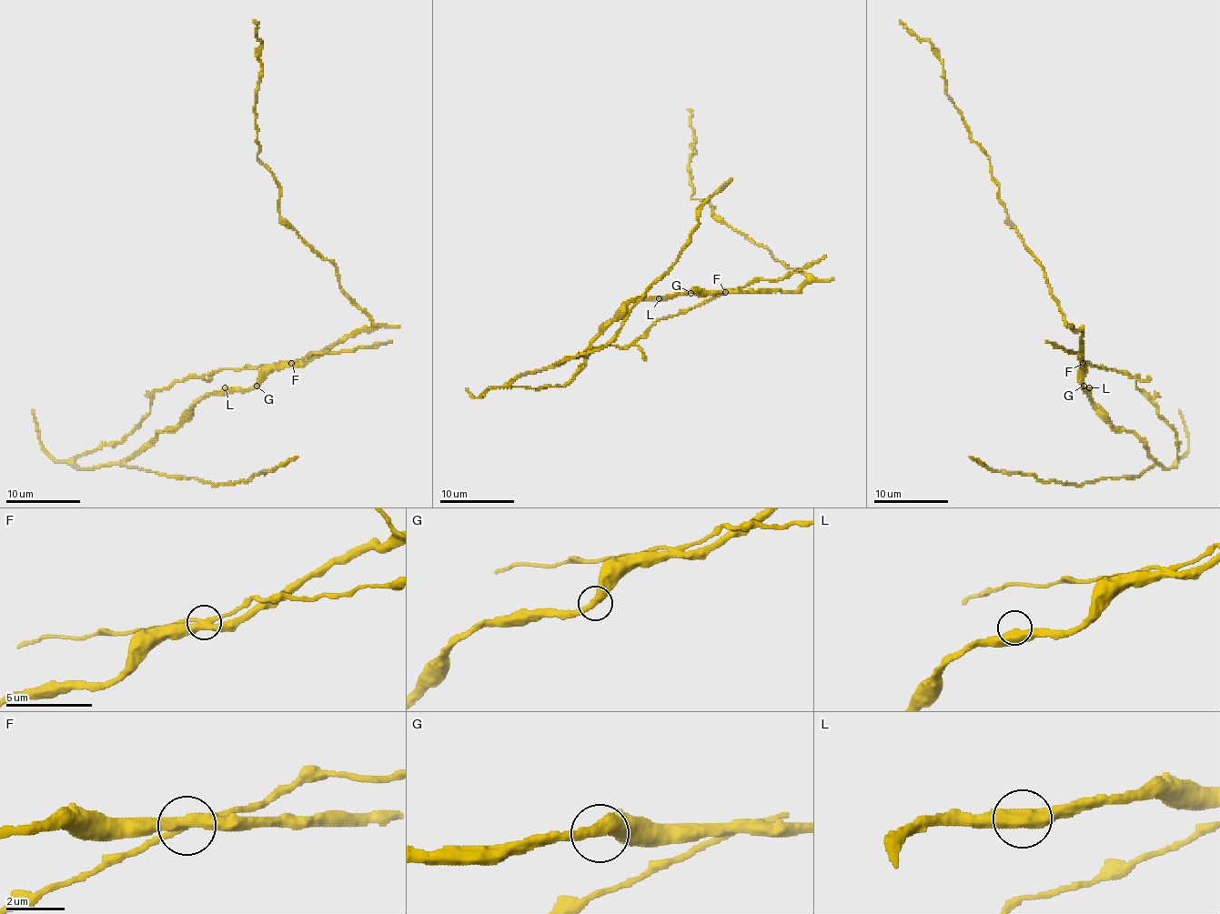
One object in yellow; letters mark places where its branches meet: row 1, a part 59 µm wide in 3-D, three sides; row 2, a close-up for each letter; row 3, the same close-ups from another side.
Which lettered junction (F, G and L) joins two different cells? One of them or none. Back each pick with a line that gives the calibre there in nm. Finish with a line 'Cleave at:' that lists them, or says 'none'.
Cleave at: none

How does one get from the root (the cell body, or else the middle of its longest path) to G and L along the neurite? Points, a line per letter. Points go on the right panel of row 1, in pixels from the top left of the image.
G: (1083, 365), (1083, 386)
L: (1083, 365), (1083, 387), (1089, 387)

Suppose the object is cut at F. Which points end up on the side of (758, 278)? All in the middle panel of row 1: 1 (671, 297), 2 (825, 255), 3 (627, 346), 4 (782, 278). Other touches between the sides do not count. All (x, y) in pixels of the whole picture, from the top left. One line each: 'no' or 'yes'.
1: no
2: yes
3: yes
4: yes

